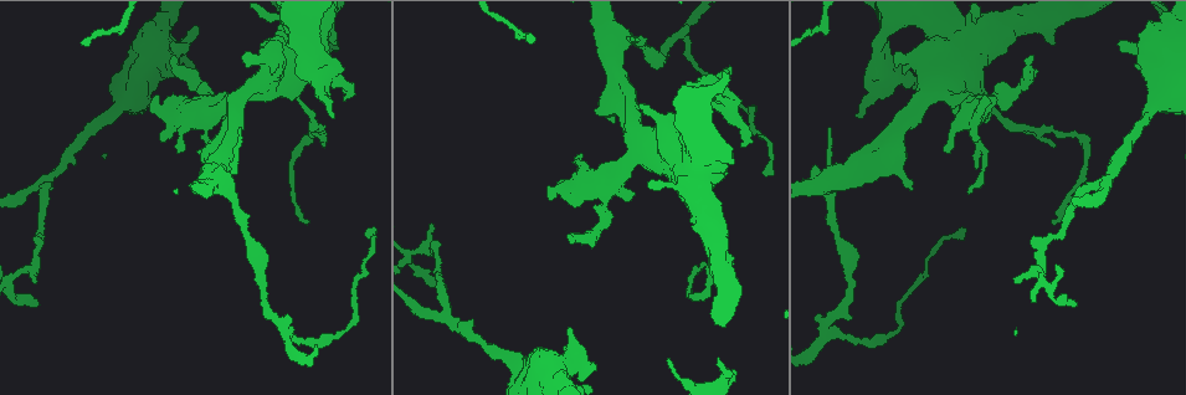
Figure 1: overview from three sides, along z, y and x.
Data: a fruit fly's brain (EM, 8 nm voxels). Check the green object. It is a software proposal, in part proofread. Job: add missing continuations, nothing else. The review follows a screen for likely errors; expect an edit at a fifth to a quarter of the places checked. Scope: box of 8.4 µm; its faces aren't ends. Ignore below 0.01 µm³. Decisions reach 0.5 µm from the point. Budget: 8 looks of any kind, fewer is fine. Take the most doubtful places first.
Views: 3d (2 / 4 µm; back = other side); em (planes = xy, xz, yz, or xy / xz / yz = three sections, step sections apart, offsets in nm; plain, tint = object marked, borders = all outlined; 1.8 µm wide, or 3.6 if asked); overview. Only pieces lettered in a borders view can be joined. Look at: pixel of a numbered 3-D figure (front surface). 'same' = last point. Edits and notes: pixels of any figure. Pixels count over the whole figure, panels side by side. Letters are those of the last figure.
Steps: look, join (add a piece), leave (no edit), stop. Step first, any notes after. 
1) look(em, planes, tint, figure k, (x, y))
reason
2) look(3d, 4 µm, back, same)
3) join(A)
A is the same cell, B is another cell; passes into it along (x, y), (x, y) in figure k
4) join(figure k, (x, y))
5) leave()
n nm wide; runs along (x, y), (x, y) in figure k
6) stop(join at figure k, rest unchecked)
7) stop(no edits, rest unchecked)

look(3d, 4 µm, figure 1, (575, 241))
free end

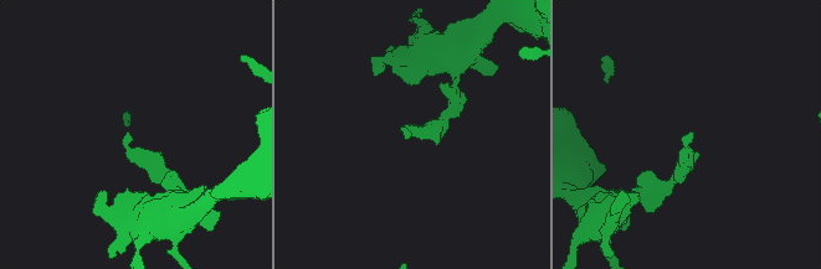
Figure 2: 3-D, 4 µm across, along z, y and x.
look(em, xy, step 4, tint, figure 2, (407, 138))

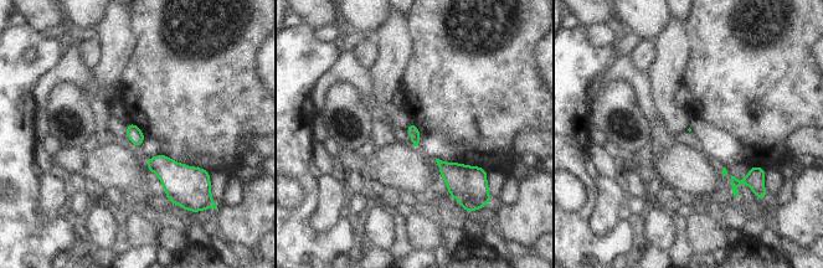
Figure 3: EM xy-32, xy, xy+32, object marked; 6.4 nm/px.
look(em, xy, step 4, borders, same)
what lies round it

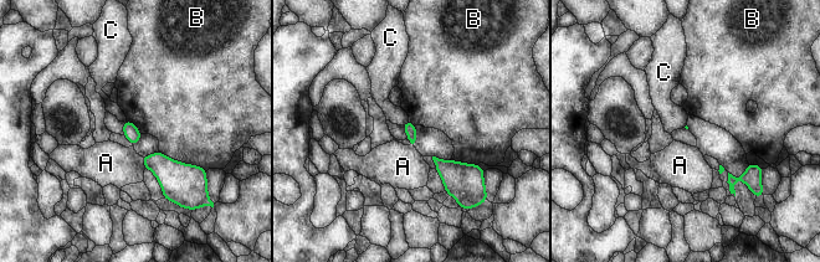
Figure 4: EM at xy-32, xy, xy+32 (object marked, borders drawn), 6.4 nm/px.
leave()
A, B and C are other cells; border along (160, 152), (206, 170) in figure 4; no lettered piece goes on from it

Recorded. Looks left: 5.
look(em, yz, step 8, borders, figure 1, (335, 42))
thick end

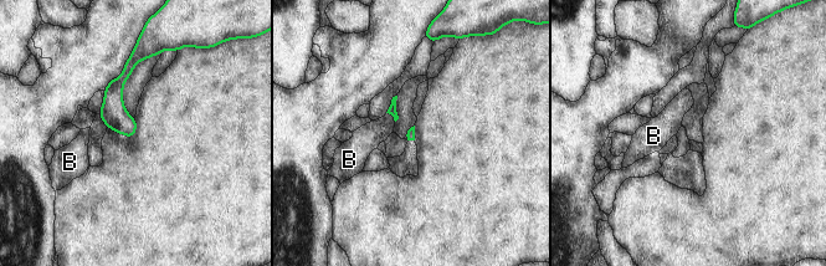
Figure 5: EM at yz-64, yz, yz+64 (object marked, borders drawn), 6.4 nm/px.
leave()
B is another cell; runs along (137, 59), (116, 85), (127, 133) in figure 5; none of them fits

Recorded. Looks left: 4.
look(em, planes, borders, figure 1, (966, 191))
branch stops here

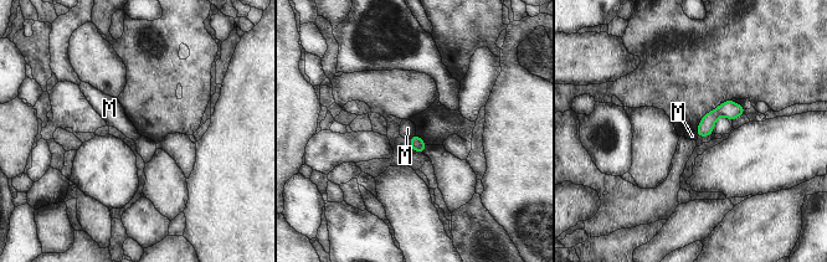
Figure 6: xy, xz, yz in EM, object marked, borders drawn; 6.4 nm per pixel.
leave()
90 nm wide; M touches over 60 nm; M is another cell; none of them fits

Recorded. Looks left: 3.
stop(no edits, rest unchecked)

